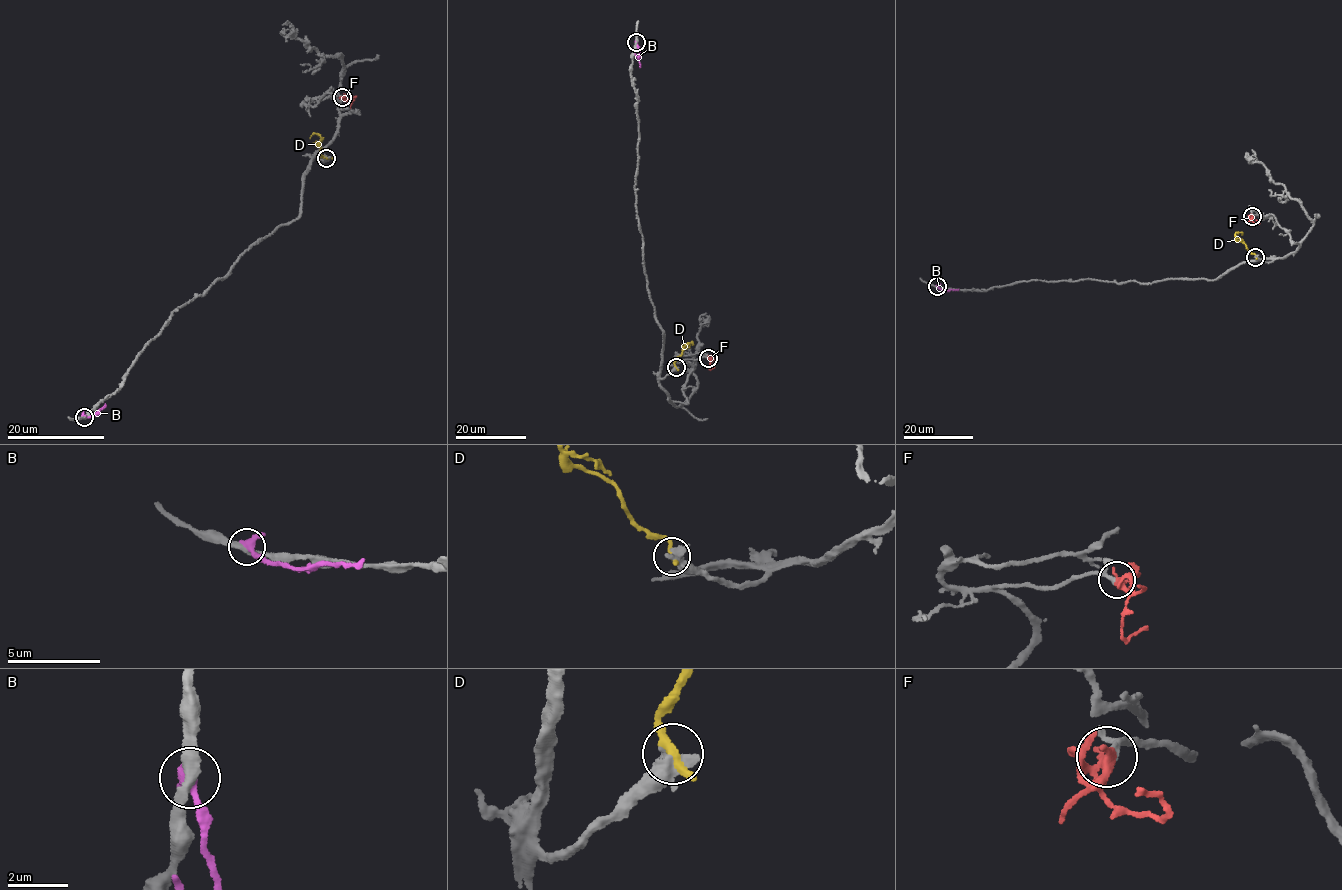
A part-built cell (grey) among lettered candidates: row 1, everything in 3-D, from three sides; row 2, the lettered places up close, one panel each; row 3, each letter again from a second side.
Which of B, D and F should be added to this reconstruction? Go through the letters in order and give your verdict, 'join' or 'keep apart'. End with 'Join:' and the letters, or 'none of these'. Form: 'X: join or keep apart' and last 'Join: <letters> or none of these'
B: keep apart
D: keep apart
F: join
Join: F

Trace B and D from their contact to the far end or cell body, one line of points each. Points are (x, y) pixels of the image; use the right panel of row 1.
B: (937, 286), (945, 290), (958, 288)
D: (1256, 257), (1235, 235), (1240, 232), (1241, 235)

